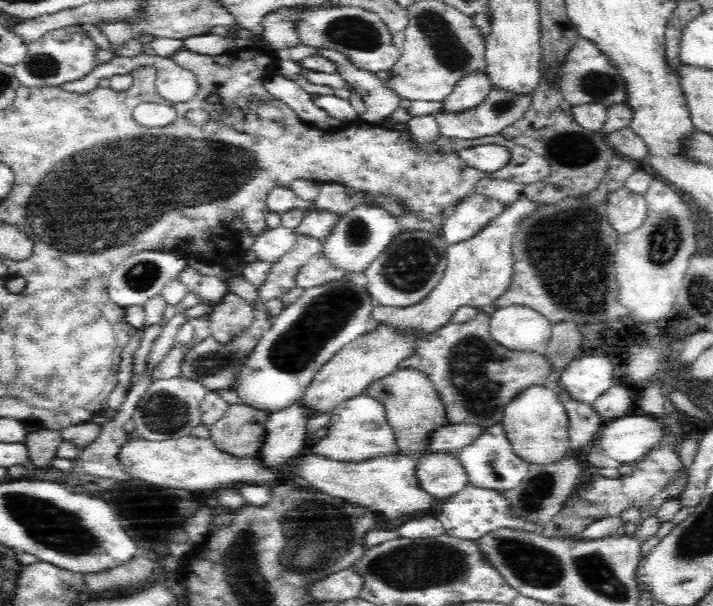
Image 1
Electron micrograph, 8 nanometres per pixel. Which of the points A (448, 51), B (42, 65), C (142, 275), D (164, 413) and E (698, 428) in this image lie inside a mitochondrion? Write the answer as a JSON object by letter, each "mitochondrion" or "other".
{"A":"mitochondrion","B":"mitochondrion","C":"mitochondrion","D":"mitochondrion","E":"other"}

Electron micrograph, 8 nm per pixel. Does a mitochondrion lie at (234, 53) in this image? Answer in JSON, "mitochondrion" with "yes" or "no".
{"mitochondrion":"no"}

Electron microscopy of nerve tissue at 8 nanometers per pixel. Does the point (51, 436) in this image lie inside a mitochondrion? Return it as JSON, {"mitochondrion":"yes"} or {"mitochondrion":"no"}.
{"mitochondrion":"no"}

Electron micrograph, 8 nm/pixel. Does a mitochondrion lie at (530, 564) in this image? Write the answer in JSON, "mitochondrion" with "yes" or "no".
{"mitochondrion":"yes"}

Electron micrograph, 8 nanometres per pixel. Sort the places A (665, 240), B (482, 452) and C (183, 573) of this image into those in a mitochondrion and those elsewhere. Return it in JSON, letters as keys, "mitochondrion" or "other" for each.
{"A":"mitochondrion","B":"other","C":"other"}

